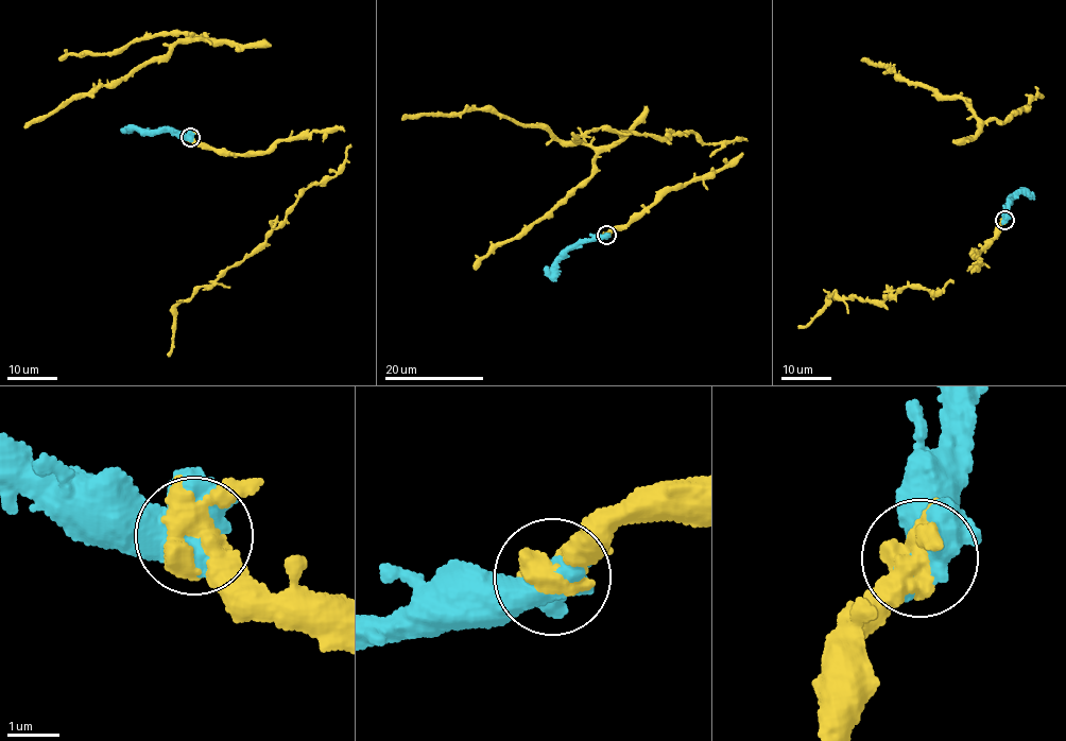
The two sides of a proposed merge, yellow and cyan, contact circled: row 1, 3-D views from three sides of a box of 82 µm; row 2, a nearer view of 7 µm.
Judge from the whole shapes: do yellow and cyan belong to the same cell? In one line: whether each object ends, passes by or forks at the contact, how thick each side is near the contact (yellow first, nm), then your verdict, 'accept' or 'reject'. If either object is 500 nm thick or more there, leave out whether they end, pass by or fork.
480/500 nm | accept

